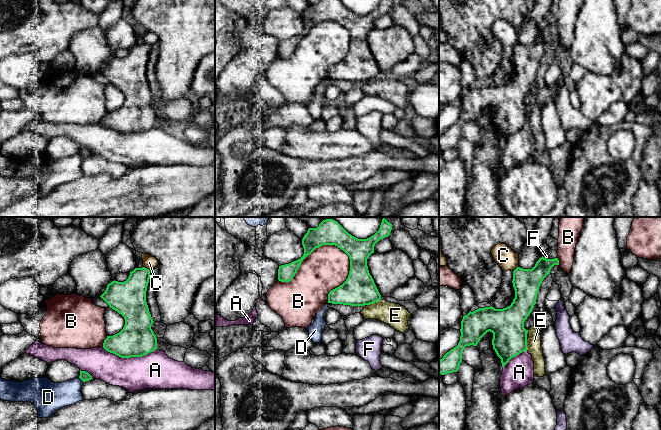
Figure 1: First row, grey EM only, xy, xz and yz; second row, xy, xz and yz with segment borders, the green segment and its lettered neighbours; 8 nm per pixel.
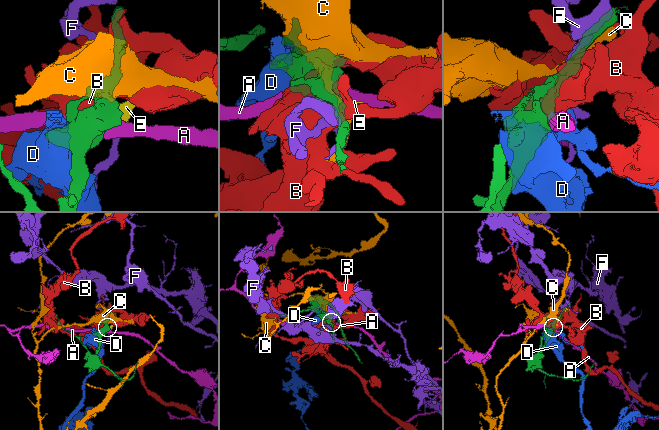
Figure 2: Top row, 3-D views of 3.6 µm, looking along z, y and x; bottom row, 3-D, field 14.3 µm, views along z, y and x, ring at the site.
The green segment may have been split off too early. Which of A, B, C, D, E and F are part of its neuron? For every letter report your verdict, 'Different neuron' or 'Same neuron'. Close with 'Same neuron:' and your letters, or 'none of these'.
A: Different neuron
B: Different neuron
C: Different neuron
D: Different neuron
E: Different neuron
F: Different neuron
Same neuron: none of these

